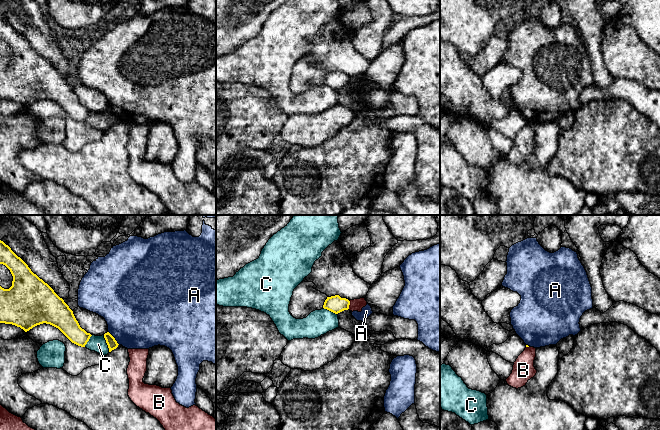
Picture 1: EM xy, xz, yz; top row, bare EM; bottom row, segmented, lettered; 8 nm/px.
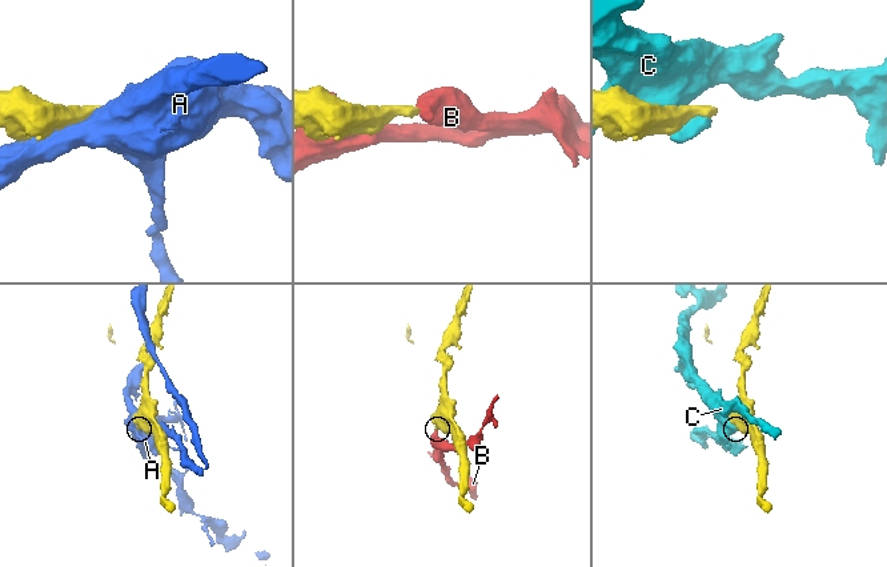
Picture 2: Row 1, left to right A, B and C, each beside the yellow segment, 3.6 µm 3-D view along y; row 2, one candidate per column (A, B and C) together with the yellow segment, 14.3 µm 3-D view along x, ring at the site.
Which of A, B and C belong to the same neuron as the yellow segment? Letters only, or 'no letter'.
no letter

